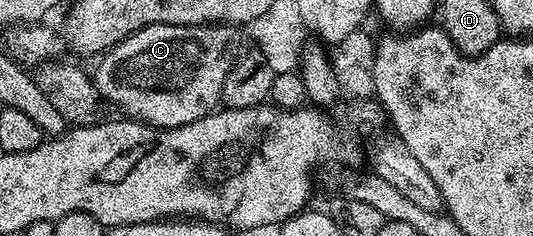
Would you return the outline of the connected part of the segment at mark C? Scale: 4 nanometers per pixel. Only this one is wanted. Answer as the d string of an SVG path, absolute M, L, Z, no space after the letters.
M222 23L195 26L152 24L114 44L96 61L97 69L91 72L93 84L106 105L122 108L126 117L140 120L142 124L151 124L154 128L178 128L190 124L208 116L221 104L223 82L238 51L237 36L232 31L230 25Z

